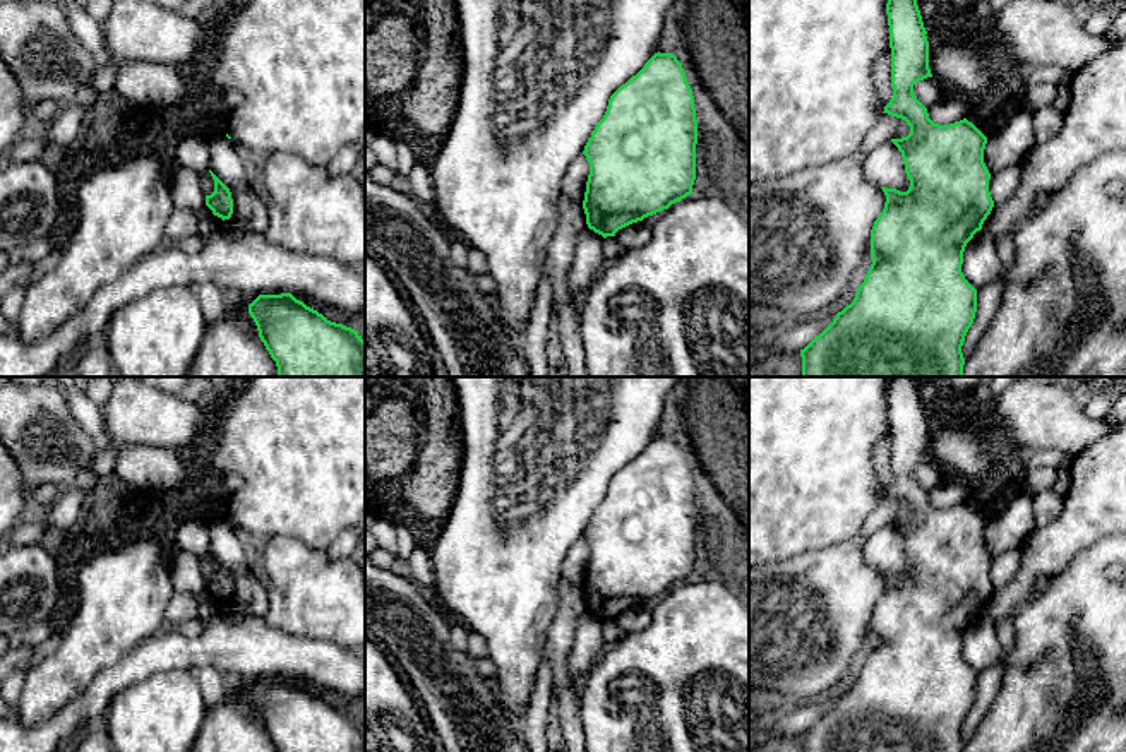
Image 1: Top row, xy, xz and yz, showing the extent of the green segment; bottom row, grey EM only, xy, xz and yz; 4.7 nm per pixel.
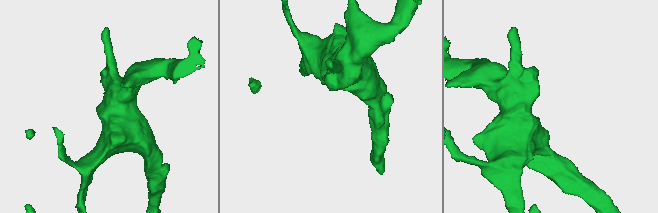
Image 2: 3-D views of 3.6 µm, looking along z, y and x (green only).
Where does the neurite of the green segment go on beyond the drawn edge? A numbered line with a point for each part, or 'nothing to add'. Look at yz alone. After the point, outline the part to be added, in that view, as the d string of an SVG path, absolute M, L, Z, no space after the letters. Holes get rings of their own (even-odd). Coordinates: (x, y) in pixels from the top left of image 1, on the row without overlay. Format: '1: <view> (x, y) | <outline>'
nothing to add

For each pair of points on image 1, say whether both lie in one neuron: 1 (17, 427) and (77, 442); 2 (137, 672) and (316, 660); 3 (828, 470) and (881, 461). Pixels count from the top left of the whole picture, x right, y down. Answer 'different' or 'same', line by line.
1: same
2: same
3: different

